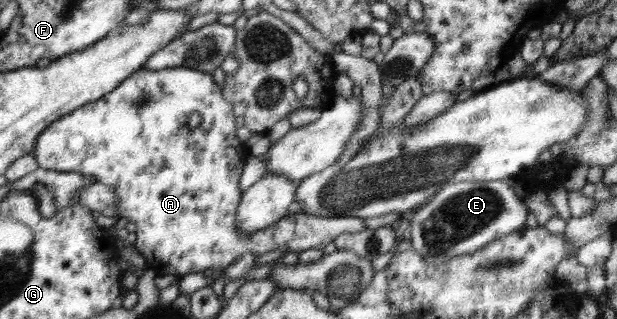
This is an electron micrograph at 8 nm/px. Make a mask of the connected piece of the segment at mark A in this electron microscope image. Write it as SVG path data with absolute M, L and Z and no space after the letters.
M198 68L139 69L103 98L59 118L44 130L35 142L33 155L39 168L94 175L97 181L112 185L118 199L115 211L135 223L132 243L145 259L145 268L153 269L157 276L220 273L246 253L262 255L279 247L285 247L285 254L323 249L342 233L366 229L361 218L287 213L265 231L238 231L237 211L243 195L238 183L251 154L235 135L233 105L223 99L224 95L210 72Z

